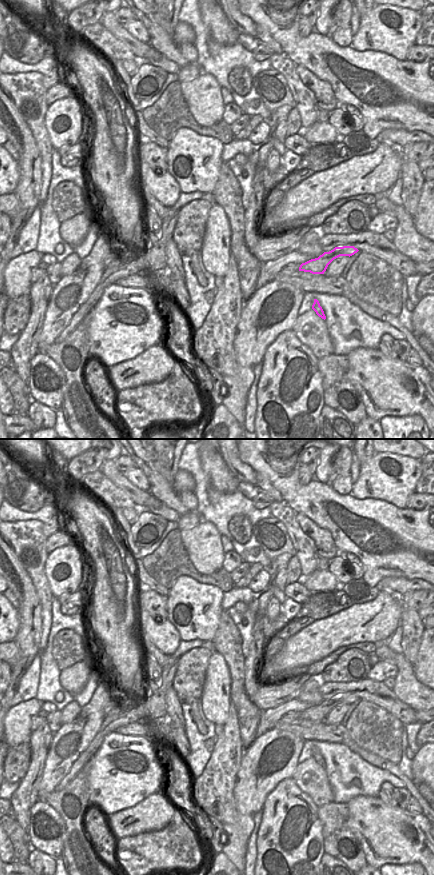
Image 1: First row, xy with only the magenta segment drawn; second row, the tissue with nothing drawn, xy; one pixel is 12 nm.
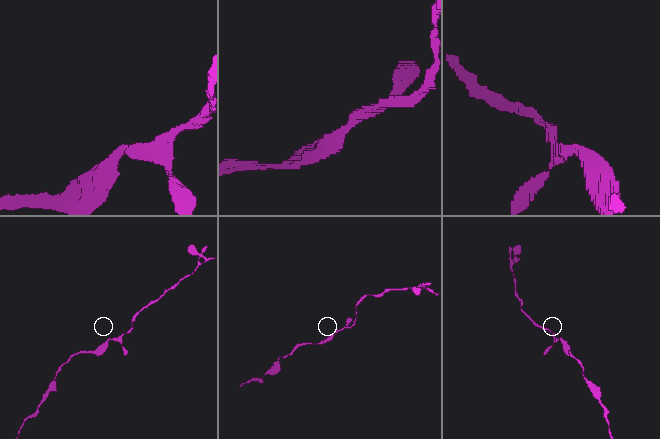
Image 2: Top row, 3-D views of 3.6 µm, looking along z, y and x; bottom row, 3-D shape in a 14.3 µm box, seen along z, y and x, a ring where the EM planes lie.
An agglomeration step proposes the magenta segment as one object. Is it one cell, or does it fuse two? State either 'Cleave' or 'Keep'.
Keep

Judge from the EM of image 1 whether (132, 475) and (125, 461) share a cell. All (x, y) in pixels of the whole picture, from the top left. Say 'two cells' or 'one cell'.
two cells

